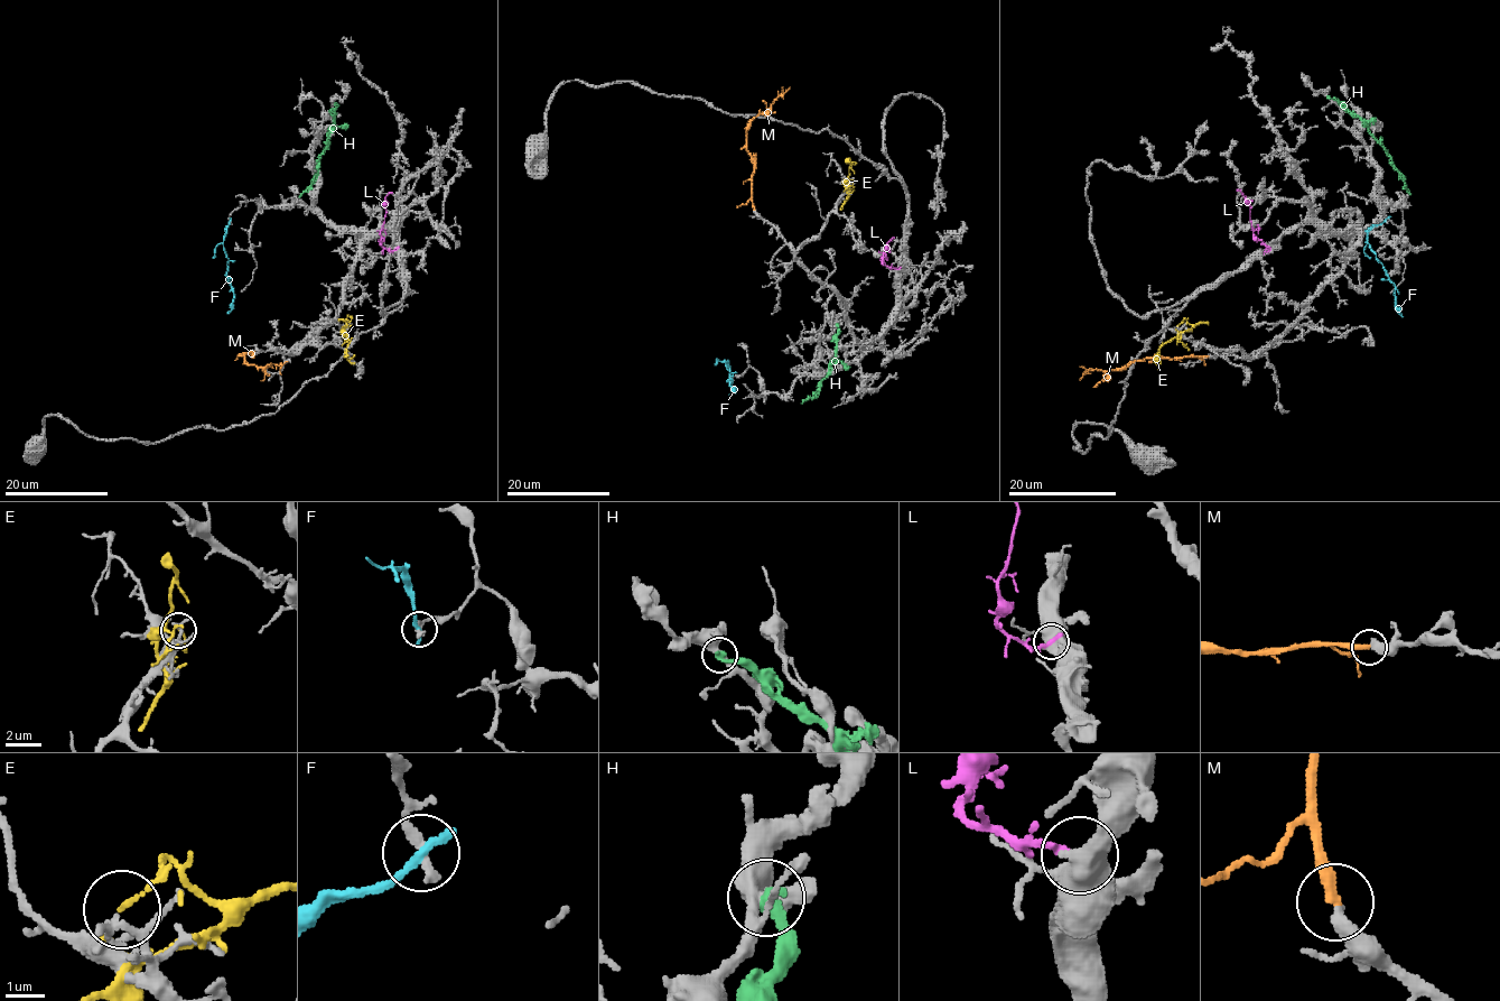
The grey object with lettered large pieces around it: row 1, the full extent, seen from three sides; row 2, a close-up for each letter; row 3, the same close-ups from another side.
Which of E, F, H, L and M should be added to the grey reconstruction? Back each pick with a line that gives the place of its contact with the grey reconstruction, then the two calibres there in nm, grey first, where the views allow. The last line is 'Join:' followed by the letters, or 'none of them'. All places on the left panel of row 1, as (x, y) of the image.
M: meets grey at (252, 352); 440 nm thick on the grey side, 300 nm on the other
Join: M

